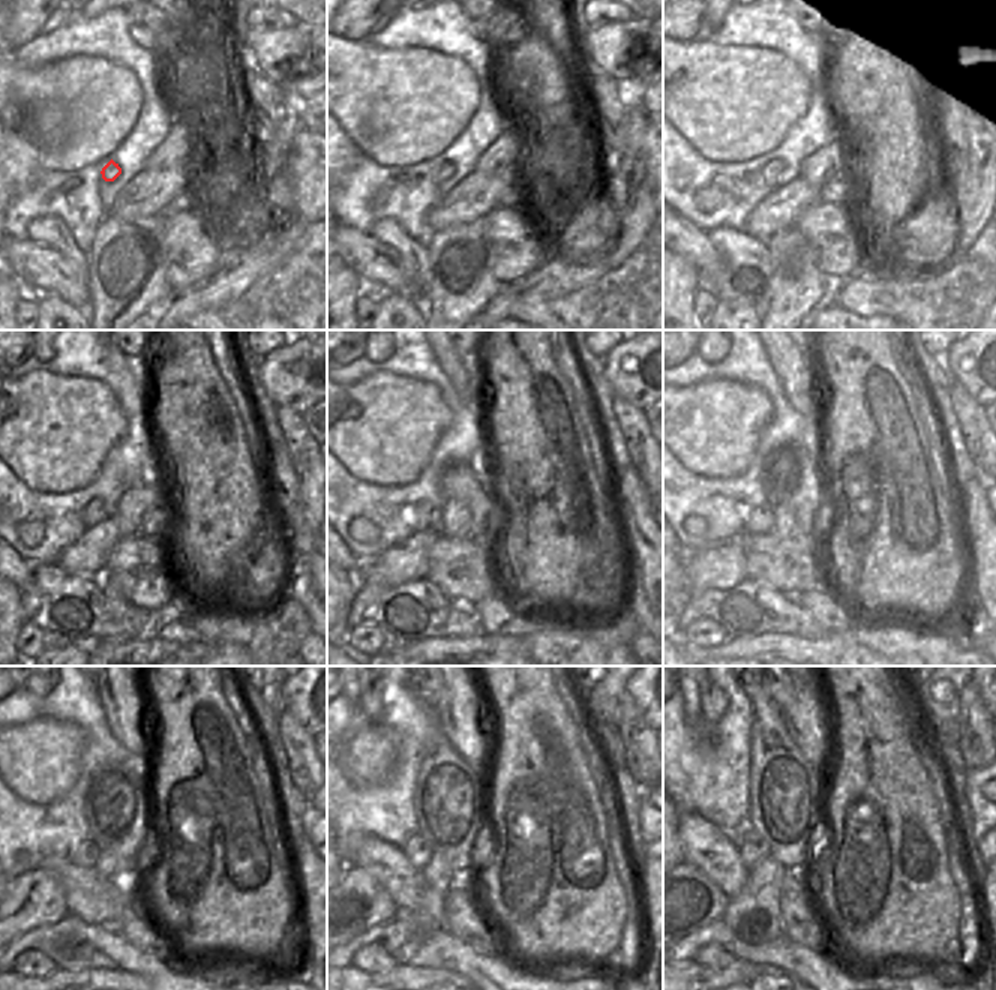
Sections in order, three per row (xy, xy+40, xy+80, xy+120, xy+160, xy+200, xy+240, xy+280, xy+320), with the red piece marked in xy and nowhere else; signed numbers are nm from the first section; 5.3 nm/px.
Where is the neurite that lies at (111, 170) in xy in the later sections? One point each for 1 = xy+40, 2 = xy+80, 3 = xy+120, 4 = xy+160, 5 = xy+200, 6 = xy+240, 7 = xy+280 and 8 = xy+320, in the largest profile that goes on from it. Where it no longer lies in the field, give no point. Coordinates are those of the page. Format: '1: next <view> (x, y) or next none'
1: next xy+40 (446, 170)
2: next xy+80 (774, 167)
3: next xy+120 (95, 513)
4: next xy+160 (426, 516)
5: next xy+200 (759, 519)
6: next xy+240 (84, 855)
7: next xy+280 (417, 849)
8: next xy+320 (752, 848)

